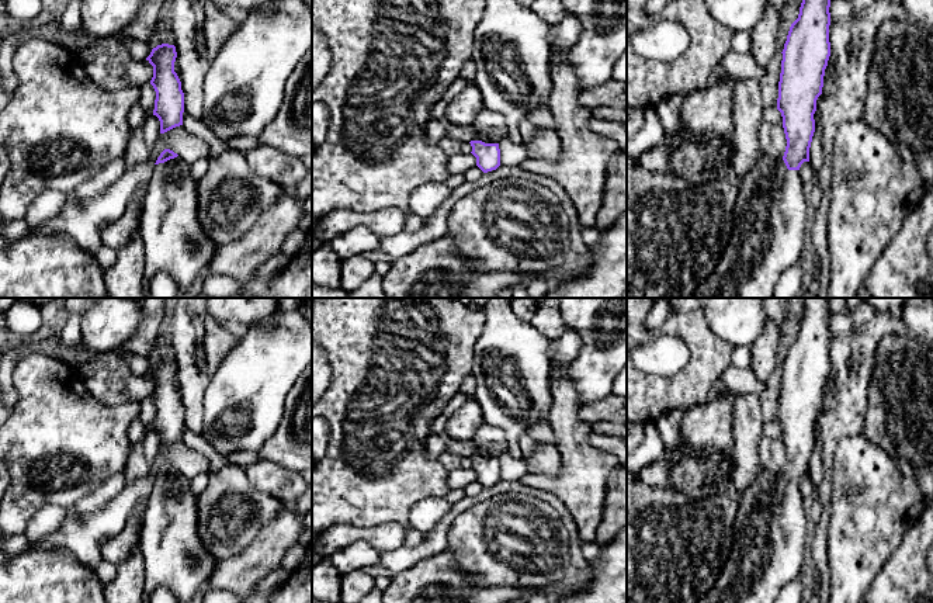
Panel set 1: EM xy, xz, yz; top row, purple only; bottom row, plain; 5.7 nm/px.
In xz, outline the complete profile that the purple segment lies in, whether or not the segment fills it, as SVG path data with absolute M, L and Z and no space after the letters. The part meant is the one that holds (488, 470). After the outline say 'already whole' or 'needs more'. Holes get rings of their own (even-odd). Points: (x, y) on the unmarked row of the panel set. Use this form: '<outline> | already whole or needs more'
M483 423L474 433L471 441L475 446L469 457L472 469L476 472L476 481L483 486L496 485L500 481L499 455L507 446L506 434L499 426Z | needs more

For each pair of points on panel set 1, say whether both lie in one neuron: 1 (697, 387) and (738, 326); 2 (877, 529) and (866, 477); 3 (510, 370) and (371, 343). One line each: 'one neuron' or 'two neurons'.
1: two neurons
2: one neuron
3: two neurons

